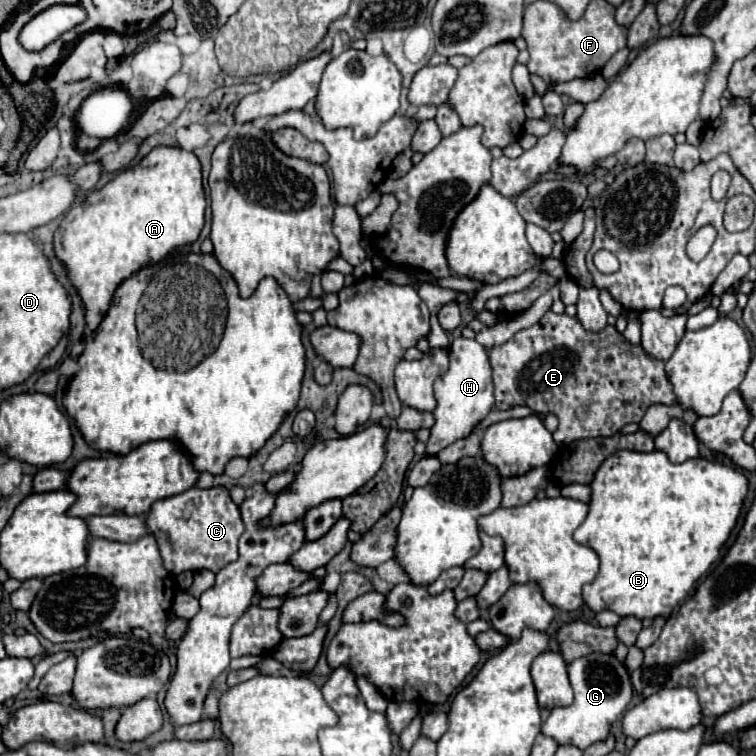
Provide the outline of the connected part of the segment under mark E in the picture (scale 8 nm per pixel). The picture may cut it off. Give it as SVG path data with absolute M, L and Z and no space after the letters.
M548 311L536 325L518 331L510 341L502 343L500 347L492 347L488 355L496 399L494 407L512 409L516 405L526 405L542 415L554 413L560 421L554 433L554 441L558 445L566 445L586 437L616 435L624 427L624 423L638 423L650 405L676 403L672 385L664 373L664 361L652 359L646 355L646 351L642 351L640 345L628 343L622 333L616 331L616 327L608 325L600 333L590 333L578 323L578 319L568 317L566 313L556 315L554 311Z

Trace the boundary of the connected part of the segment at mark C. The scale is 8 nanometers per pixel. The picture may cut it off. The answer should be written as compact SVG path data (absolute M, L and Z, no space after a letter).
M192 487L180 495L156 501L146 515L146 527L158 543L164 569L170 573L196 573L202 569L218 573L238 559L238 539L244 533L240 509L224 487Z

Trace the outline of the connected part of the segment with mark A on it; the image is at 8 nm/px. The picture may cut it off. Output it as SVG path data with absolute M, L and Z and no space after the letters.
M156 147L138 165L120 171L102 189L92 191L82 203L74 205L54 233L54 253L64 263L70 283L76 287L84 311L86 325L94 331L104 319L116 287L144 267L152 267L176 247L194 243L204 227L206 197L202 187L200 161L194 153L180 147Z

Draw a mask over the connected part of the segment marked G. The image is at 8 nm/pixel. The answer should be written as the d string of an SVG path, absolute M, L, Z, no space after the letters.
M590 653L572 661L568 665L568 677L574 689L574 703L570 707L552 709L550 717L542 725L542 733L560 745L576 745L578 749L586 749L608 737L612 723L626 711L632 699L632 683L624 663L620 663L614 655L604 653Z

